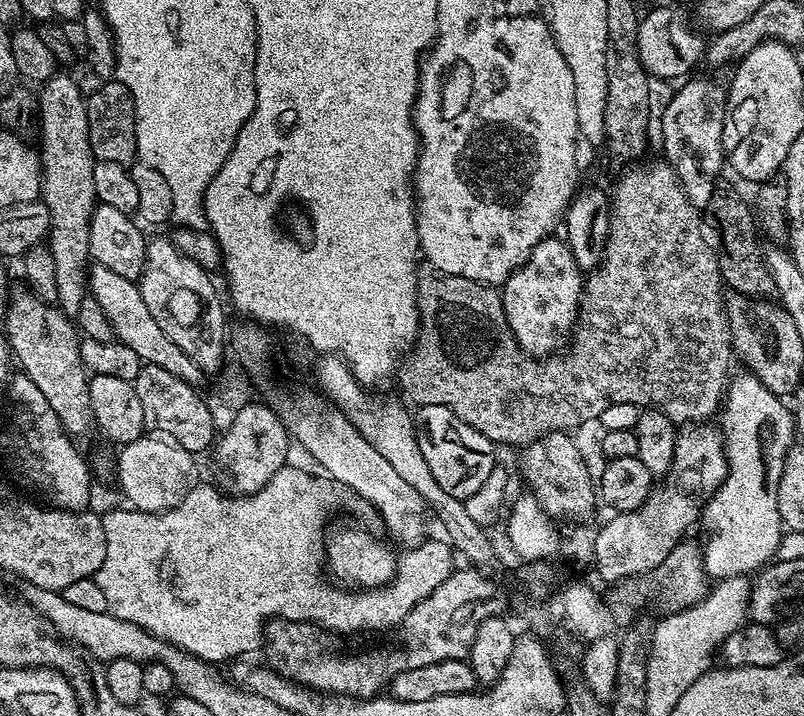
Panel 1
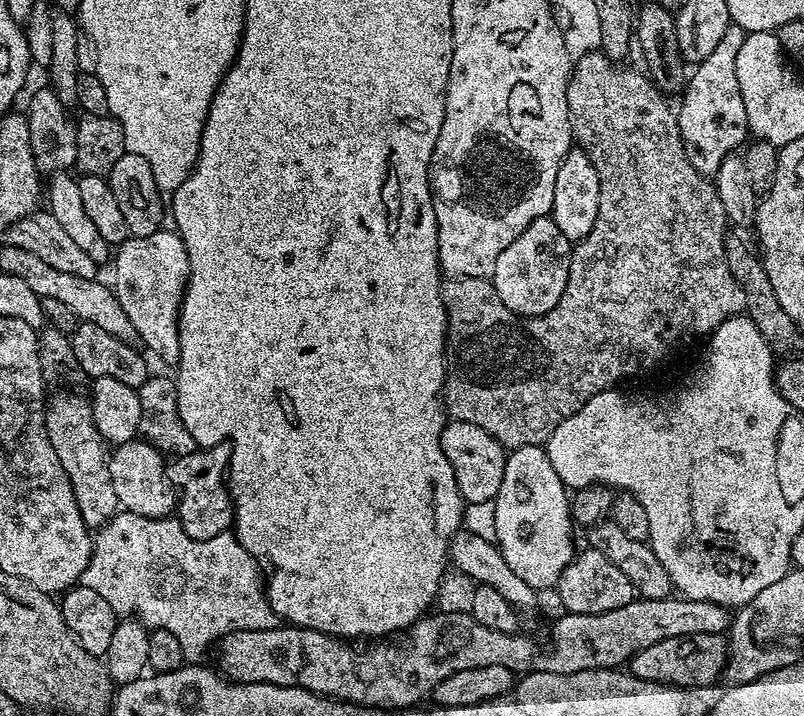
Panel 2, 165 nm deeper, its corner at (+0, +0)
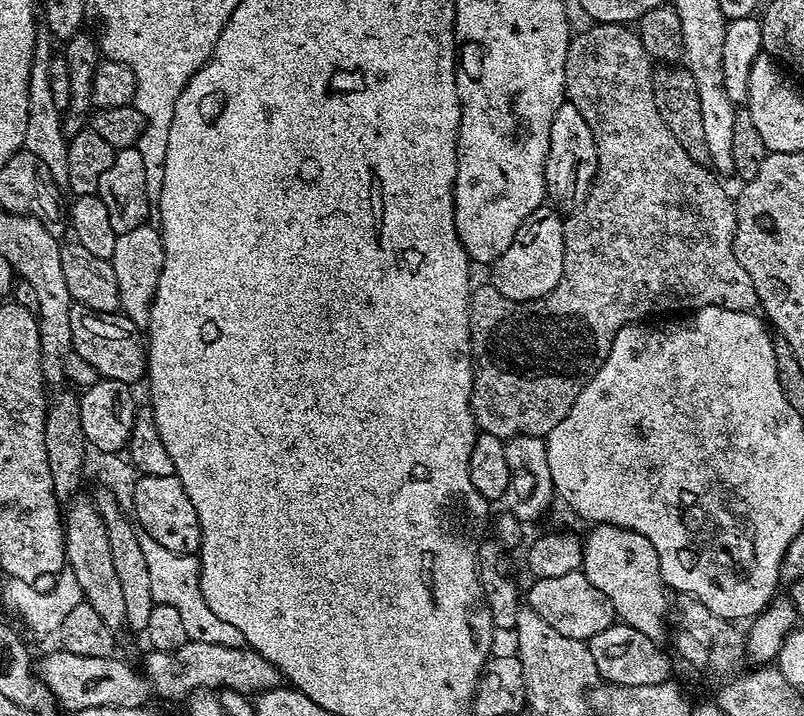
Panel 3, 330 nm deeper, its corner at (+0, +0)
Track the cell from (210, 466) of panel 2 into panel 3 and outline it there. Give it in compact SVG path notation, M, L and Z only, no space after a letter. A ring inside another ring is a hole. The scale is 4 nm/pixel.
M141 475L134 486L134 500L131 506L134 520L143 535L154 538L158 546L174 550L178 556L190 556L200 551L200 522L193 503L186 496L186 490L179 478L174 476Z

